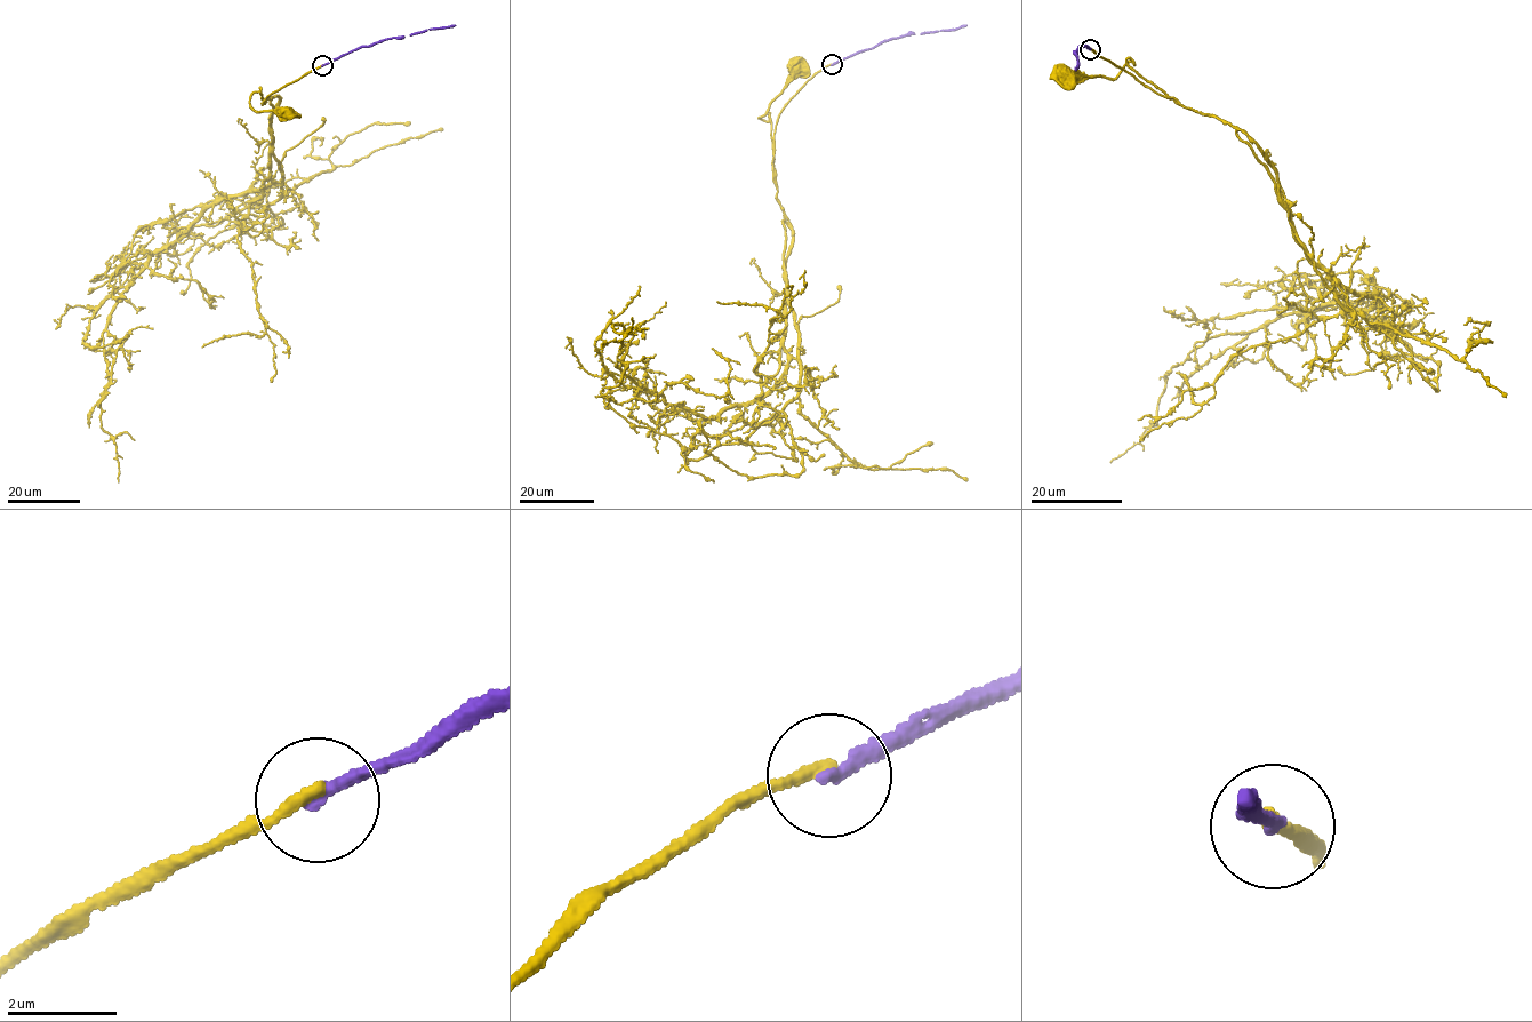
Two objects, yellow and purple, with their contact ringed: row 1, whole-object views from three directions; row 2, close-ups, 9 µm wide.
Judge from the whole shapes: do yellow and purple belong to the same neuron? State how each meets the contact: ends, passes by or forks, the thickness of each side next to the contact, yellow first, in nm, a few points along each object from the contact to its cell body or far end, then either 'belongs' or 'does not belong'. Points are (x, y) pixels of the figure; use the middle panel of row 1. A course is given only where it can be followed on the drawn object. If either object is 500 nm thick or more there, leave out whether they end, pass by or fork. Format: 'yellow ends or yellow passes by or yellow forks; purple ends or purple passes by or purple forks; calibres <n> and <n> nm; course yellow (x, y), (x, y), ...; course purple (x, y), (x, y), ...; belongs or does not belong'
yellow ends; purple ends; calibres 240 and 240 nm; course yellow (832, 65), (805, 81), (780, 113), (773, 154), (770, 113), (767, 120), (759, 118), (781, 92), (795, 68); course purple (832, 65), (897, 38), (954, 30), (967, 25); does not belong

